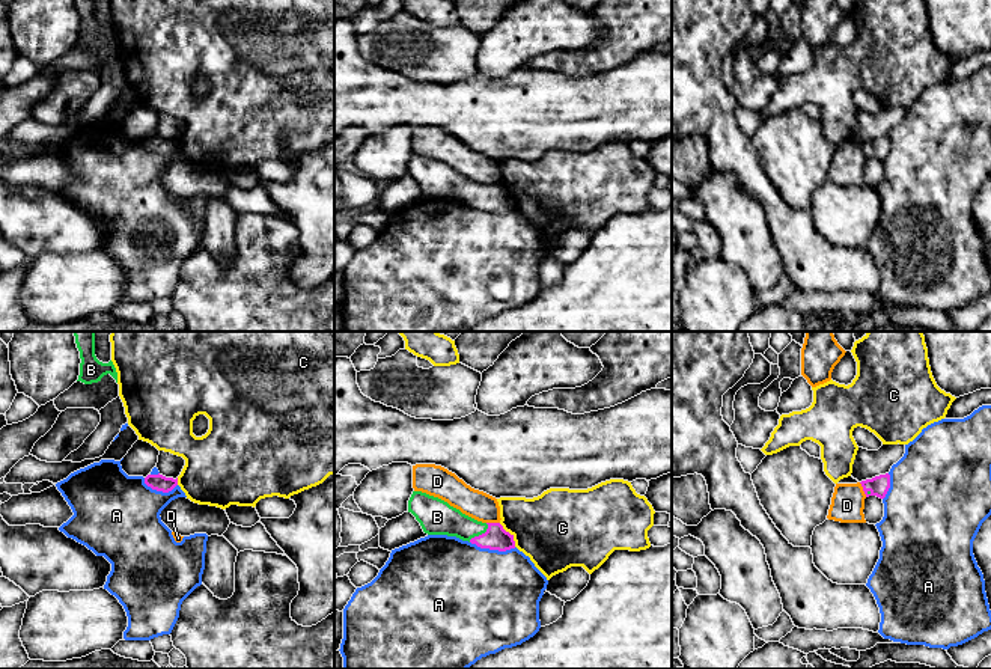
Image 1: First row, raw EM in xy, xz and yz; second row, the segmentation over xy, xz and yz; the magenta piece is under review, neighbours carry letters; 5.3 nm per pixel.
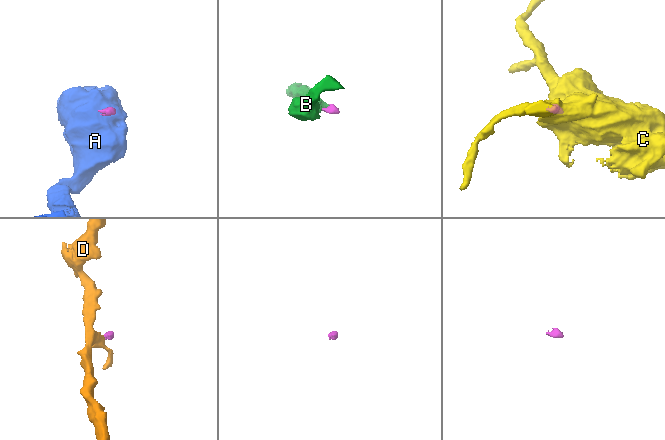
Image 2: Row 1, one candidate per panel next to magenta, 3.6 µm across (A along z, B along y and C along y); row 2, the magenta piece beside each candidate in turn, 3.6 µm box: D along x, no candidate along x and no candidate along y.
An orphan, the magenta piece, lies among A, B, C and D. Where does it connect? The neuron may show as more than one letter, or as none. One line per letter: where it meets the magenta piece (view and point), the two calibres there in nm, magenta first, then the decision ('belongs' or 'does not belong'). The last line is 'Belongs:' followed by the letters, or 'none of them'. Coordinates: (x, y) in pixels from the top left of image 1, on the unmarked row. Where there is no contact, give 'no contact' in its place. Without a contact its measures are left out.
A: contact xz (493, 211); calibres 130 and 500 nm; does not belong
B: contact xz (479, 198); calibres 130 and 190 nm; belongs
C: contact xz (511, 198); calibres 130 and 420 nm; does not belong
D: contact yz (863, 152); calibres 110 and 180 nm; does not belong
Belongs: B

